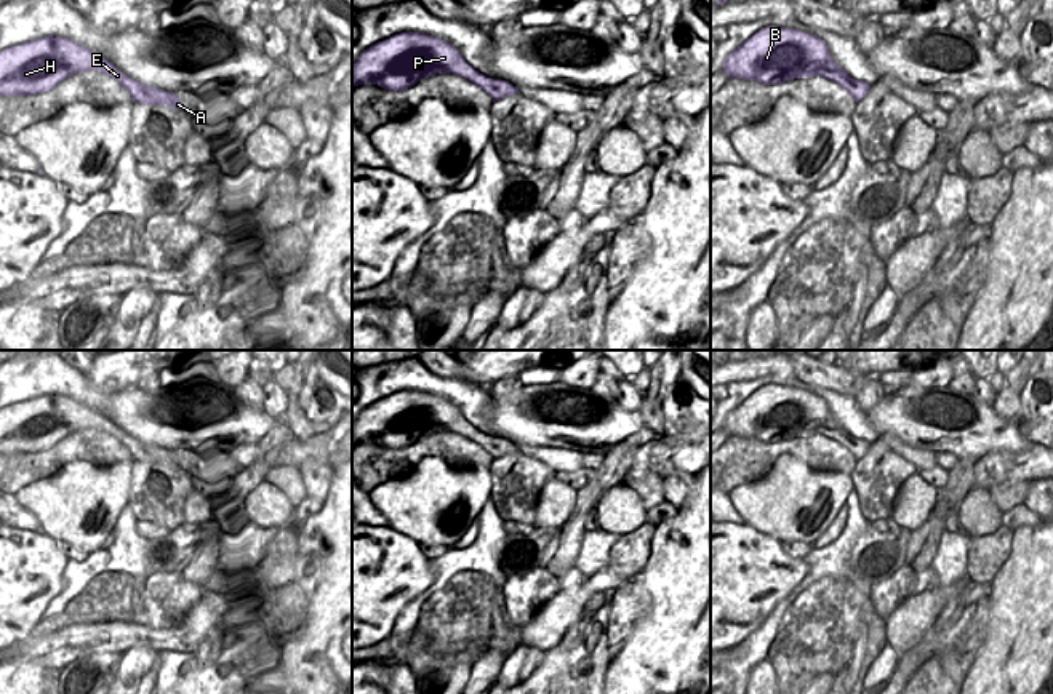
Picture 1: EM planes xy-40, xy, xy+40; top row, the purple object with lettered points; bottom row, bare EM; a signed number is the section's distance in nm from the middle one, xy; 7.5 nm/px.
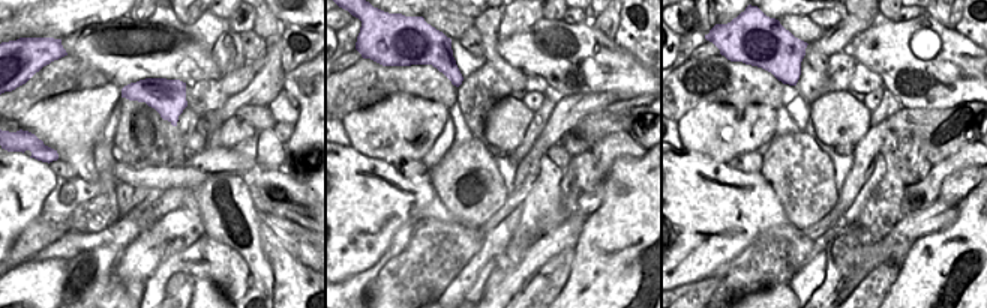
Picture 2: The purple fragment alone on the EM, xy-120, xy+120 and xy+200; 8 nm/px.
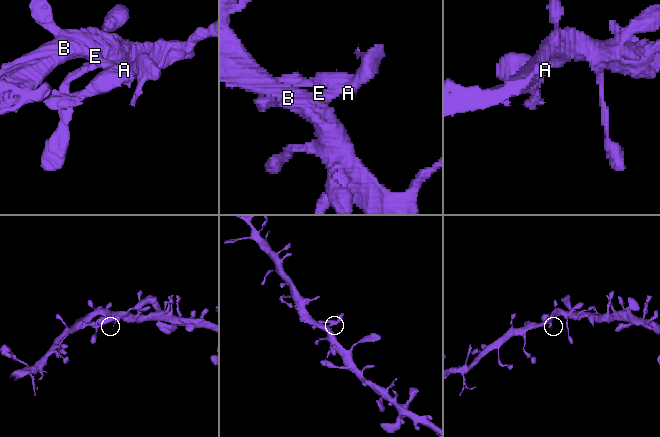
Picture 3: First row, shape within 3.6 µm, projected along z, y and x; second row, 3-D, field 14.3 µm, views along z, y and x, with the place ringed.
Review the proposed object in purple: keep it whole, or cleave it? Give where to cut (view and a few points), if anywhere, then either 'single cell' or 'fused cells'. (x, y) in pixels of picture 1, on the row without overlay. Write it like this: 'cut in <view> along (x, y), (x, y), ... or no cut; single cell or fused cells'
no cut; single cell

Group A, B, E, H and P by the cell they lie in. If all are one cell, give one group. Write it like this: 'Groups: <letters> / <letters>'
Groups: A B E H P.

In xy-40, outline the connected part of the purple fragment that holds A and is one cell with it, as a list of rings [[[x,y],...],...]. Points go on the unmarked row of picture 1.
[[[56,393],[0,409],[0,454],[51,449],[61,438],[86,429],[102,430],[118,440],[133,461],[187,469],[174,451],[133,438],[101,413]]]

